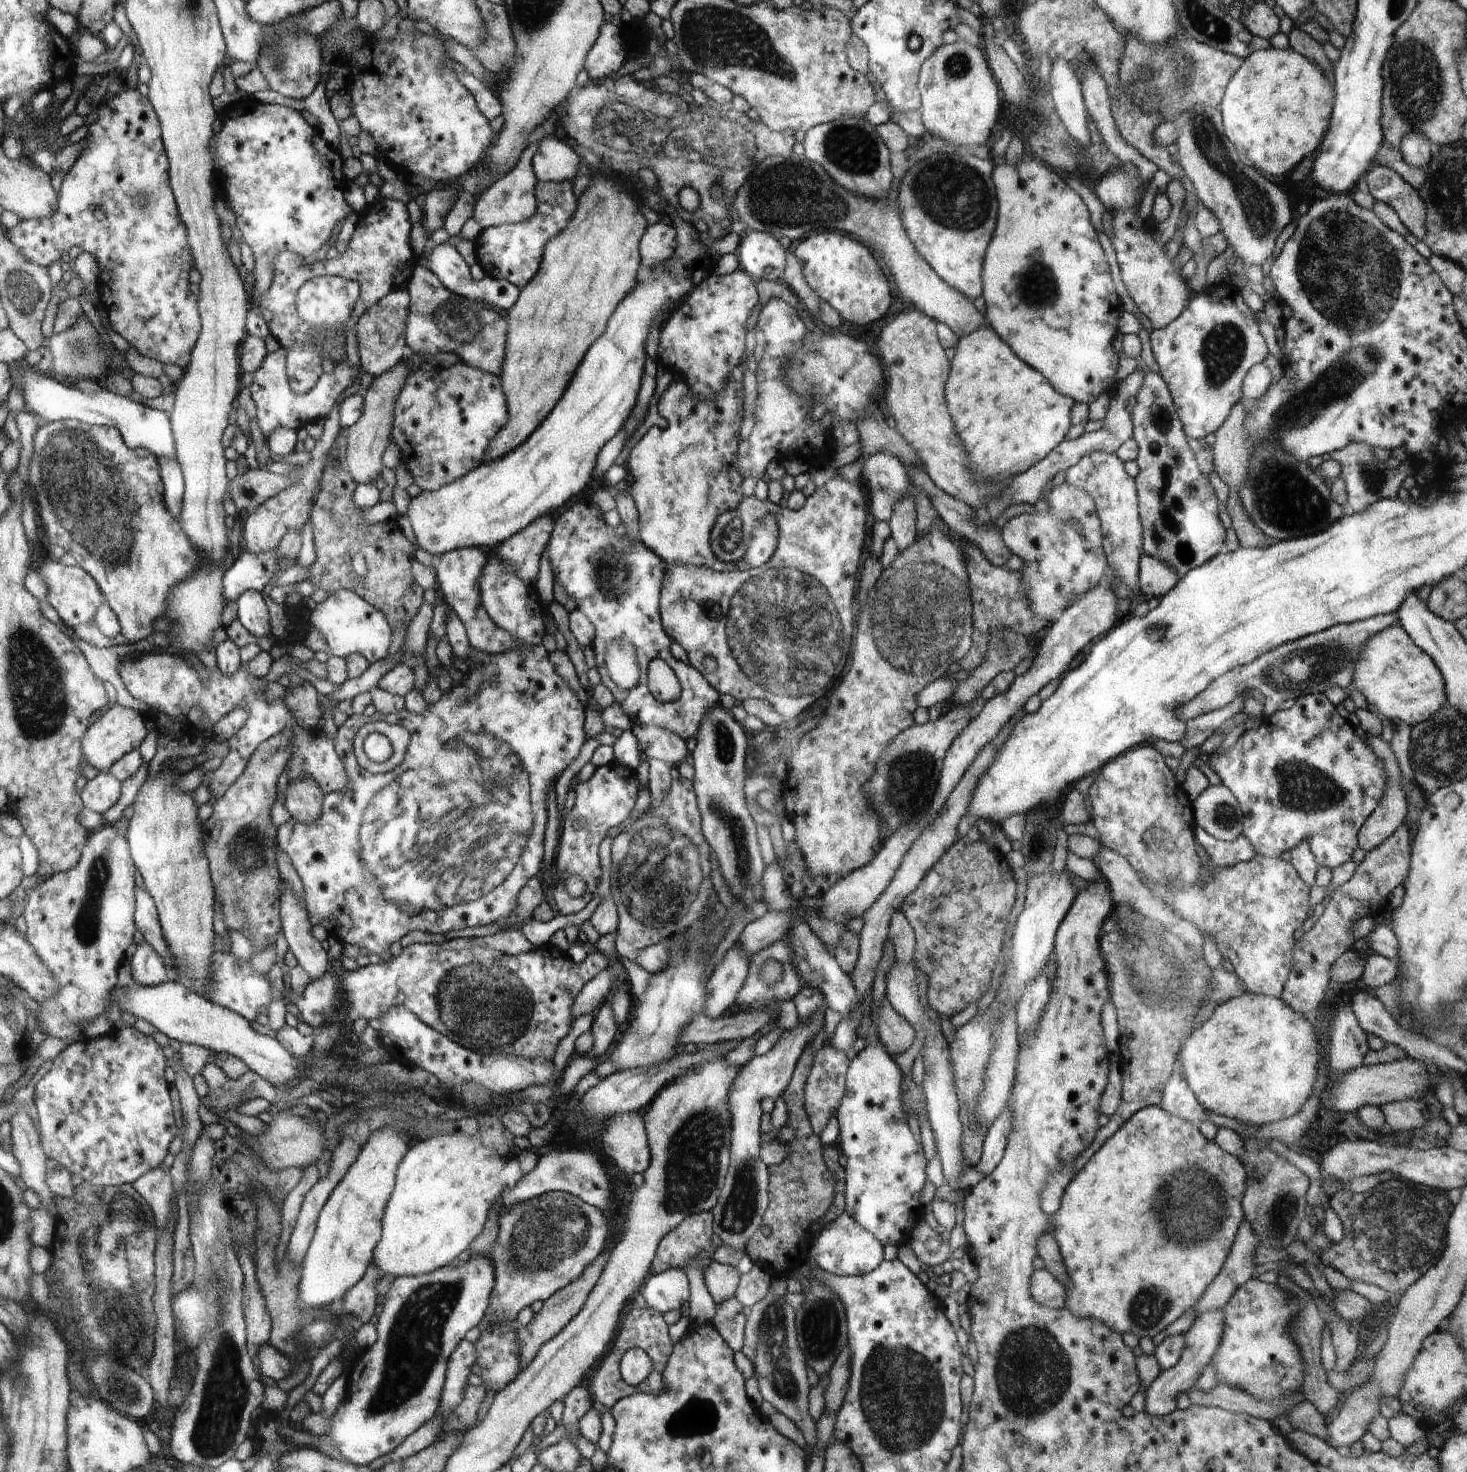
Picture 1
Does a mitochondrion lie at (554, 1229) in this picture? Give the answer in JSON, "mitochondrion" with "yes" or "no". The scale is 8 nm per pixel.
{"mitochondrion":"yes"}

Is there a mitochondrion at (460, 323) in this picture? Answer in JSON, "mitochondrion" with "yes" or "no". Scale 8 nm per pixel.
{"mitochondrion":"yes"}

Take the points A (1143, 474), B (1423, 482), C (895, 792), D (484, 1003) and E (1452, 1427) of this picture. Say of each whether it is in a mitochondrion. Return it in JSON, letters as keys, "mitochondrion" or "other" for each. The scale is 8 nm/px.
{"A":"other","B":"other","C":"mitochondrion","D":"mitochondrion","E":"other"}

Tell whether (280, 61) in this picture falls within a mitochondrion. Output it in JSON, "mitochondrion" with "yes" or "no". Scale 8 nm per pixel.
{"mitochondrion":"yes"}

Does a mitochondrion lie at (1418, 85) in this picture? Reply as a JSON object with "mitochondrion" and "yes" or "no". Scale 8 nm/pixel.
{"mitochondrion":"yes"}

